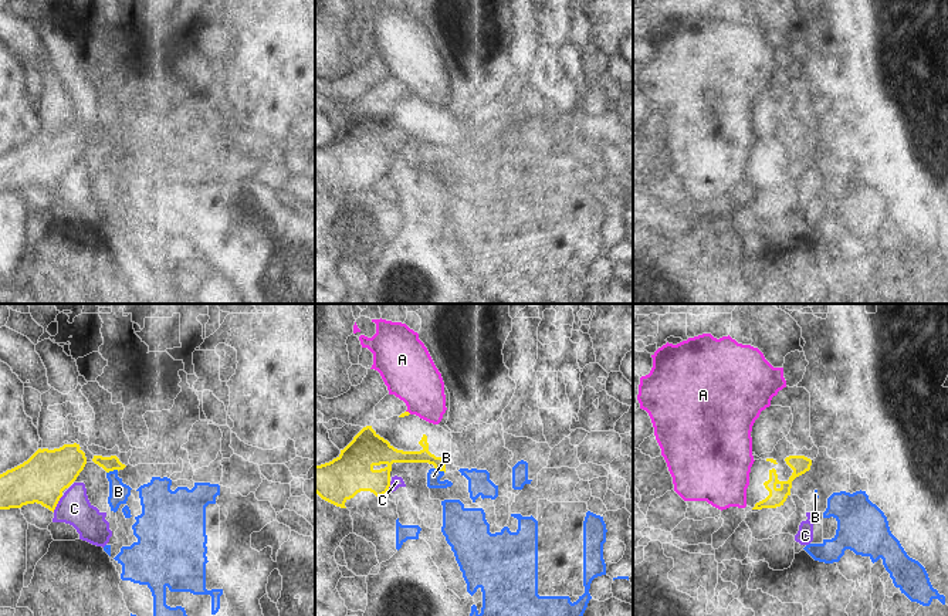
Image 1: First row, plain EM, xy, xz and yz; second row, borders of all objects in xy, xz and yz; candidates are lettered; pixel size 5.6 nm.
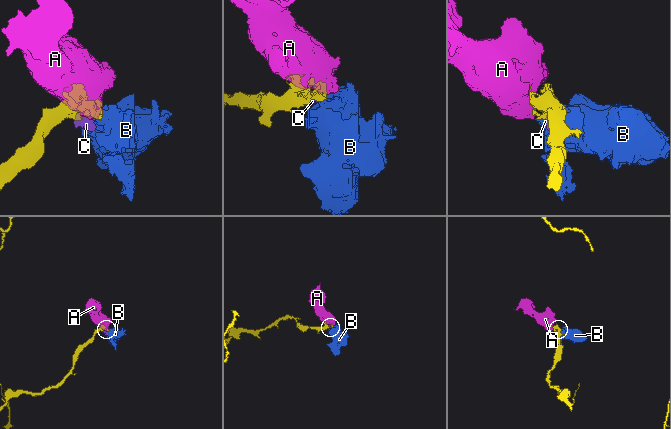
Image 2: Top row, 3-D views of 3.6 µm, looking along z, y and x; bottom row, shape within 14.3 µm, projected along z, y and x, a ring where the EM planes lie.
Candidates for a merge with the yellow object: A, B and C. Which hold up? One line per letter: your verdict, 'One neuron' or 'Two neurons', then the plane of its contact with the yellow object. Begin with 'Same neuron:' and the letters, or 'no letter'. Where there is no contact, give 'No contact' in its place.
Same neuron: no letter
A: Two neurons. Touches yellow in xz
B: Two neurons. Touches yellow in xy
C: Two neurons. Touches yellow in xy

